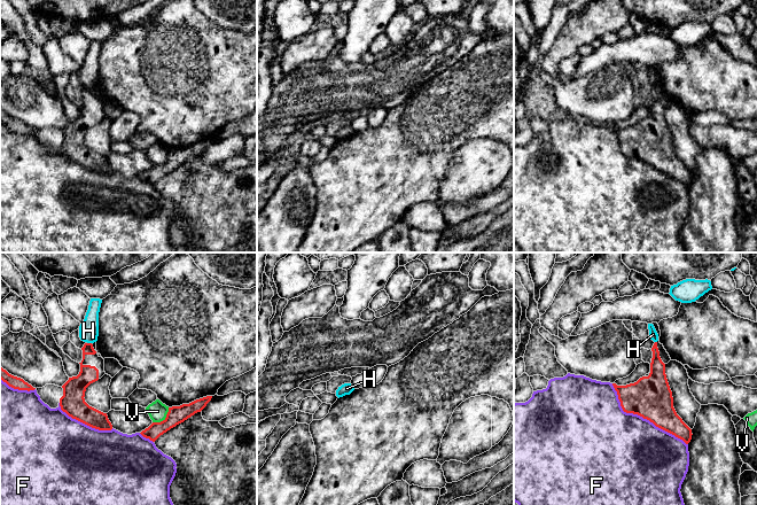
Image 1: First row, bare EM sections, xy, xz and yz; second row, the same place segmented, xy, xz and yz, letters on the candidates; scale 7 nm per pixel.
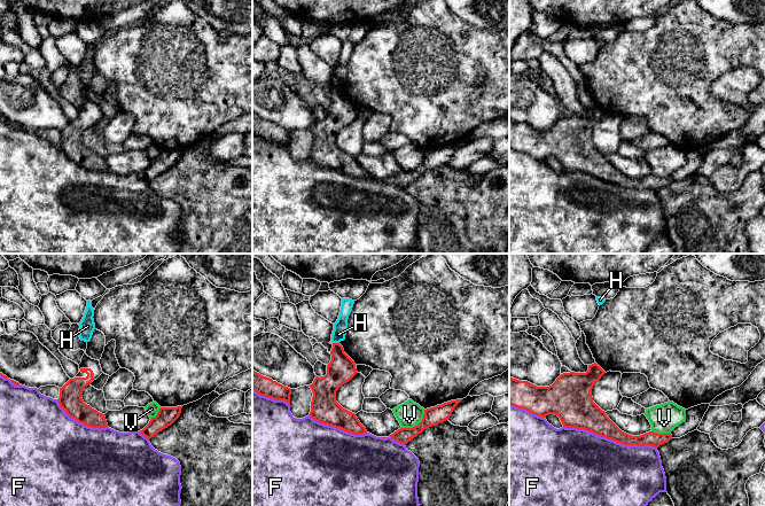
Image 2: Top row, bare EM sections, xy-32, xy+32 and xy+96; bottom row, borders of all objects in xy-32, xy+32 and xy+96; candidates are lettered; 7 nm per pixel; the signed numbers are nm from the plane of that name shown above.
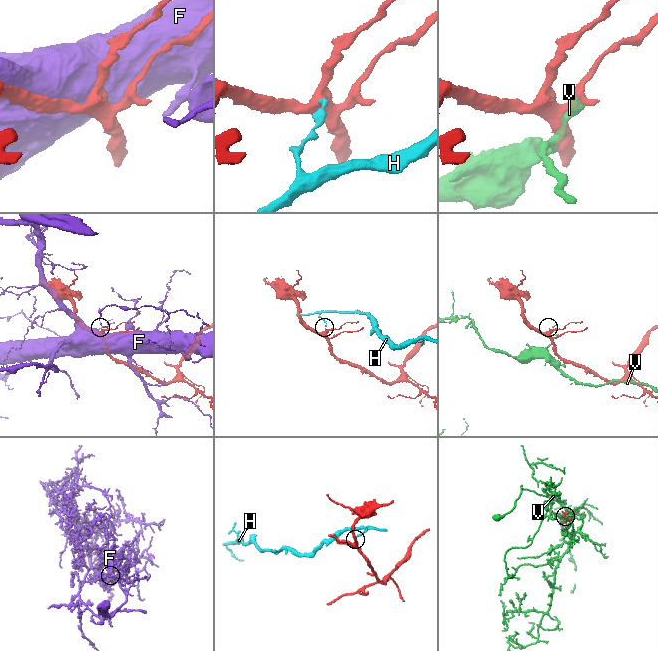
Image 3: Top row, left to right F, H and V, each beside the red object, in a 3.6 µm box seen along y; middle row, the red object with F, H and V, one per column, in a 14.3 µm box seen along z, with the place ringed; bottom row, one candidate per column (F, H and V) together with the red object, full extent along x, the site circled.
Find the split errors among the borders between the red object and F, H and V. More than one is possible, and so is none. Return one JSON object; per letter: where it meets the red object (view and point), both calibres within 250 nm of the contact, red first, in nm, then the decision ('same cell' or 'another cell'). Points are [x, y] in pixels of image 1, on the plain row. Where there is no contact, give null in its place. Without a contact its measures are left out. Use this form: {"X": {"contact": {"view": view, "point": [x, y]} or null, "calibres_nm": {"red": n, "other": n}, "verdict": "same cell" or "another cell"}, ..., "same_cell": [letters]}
{"F": {"contact": {"view": "yz", "point": [642, 160]}, "calibres_nm": {"red": 300, "other": 480}, "verdict": "another cell"}, "H": {"contact": {"view": "xy", "point": [90, 86]}, "calibres_nm": {"red": 130, "other": 140}, "verdict": "another cell"}, "V": {"contact": {"view": "xy", "point": [163, 163]}, "calibres_nm": {"red": 130, "other": 140}, "verdict": "another cell"}, "same_cell": []}

